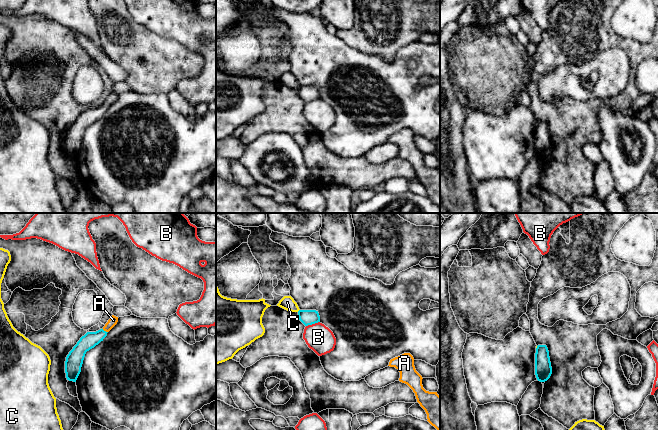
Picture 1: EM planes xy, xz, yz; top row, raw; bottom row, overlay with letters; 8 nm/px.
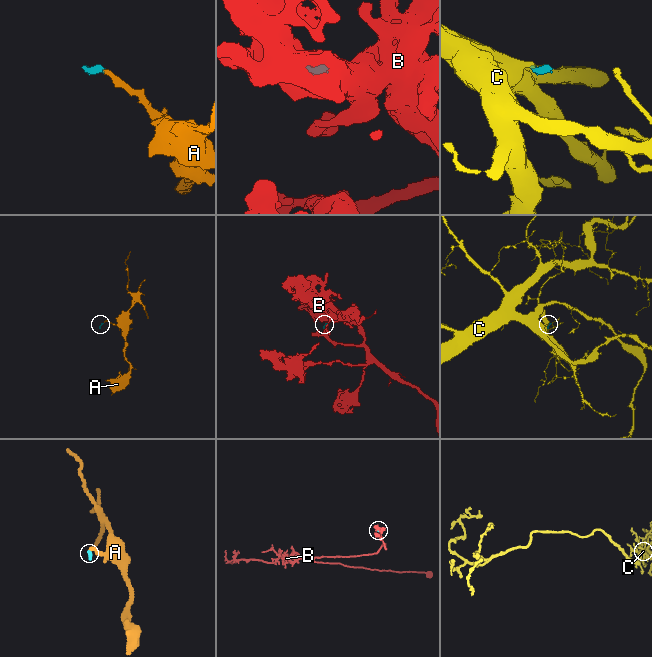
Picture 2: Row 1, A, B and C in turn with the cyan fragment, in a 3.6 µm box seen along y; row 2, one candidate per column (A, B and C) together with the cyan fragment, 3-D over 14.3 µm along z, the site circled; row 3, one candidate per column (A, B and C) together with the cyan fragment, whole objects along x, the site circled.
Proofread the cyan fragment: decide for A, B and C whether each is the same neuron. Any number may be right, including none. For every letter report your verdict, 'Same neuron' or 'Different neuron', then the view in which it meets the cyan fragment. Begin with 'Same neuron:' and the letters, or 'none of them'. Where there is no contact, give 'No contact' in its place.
Same neuron: A
A: Same neuron. Touches cyan in xy
B: Different neuron. Touches cyan in xz
C: Different neuron. Touches cyan in yz

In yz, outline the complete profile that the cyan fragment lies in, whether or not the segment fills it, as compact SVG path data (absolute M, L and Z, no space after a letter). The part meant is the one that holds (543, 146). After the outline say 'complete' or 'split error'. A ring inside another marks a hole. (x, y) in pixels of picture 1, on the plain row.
M538 121L535 129L535 151L538 157L547 157L552 150L549 127L546 121Z | complete

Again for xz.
M299 86L298 93L305 102L320 98L319 89L316 86Z | complete

